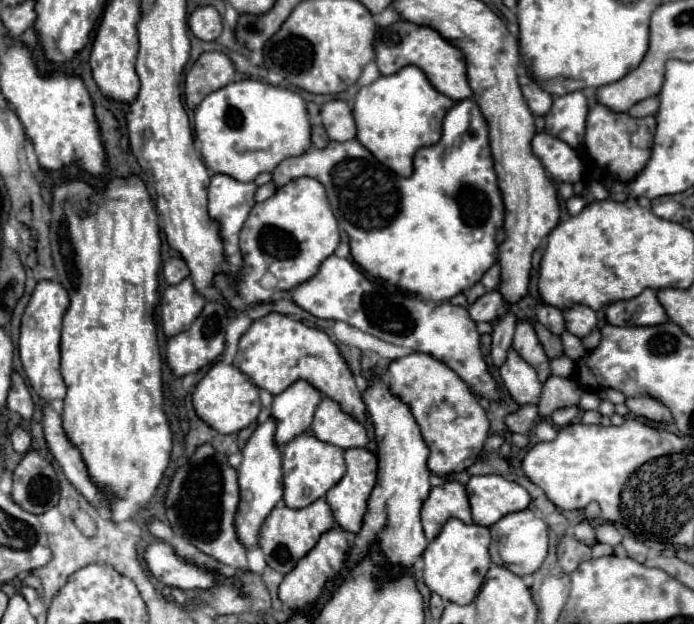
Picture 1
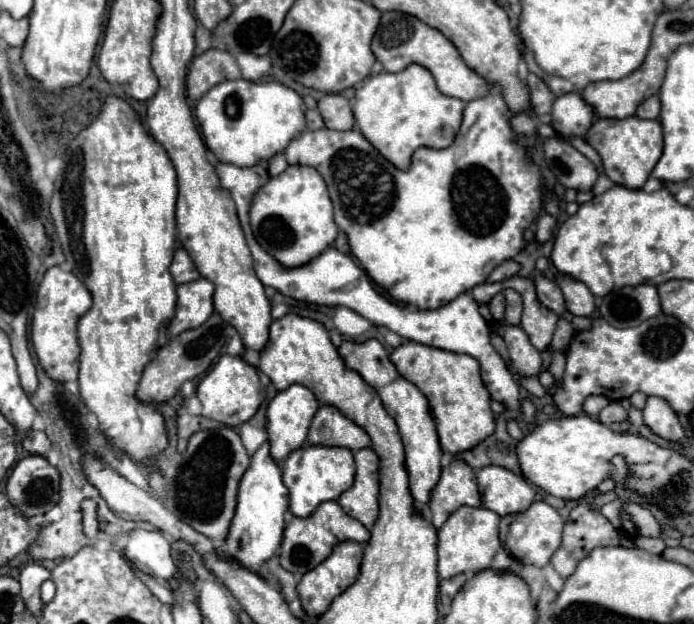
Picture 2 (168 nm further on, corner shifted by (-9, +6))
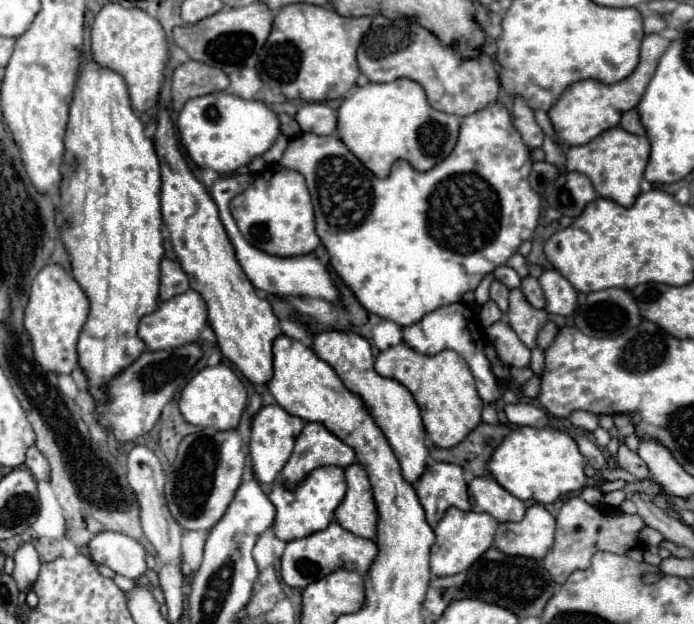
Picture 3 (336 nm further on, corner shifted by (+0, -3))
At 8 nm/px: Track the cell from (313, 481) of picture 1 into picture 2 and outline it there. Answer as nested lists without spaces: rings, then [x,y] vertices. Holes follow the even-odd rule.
[[[302,446],[294,450],[282,464],[282,482],[290,492],[290,512],[298,518],[308,518],[328,500],[338,500],[354,482],[354,456],[348,448]]]

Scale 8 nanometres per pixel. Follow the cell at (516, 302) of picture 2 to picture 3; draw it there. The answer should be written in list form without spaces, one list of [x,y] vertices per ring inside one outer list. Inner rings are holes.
[[[493,281],[491,283],[491,299],[499,305],[499,309],[503,313],[507,313],[507,307],[509,307],[509,289],[505,285],[501,285],[499,281]]]

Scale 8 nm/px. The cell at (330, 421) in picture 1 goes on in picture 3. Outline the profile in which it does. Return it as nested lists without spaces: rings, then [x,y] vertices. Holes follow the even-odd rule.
[[[305,423],[301,435],[295,441],[293,455],[281,471],[281,479],[293,487],[315,467],[347,467],[351,463],[355,463],[355,451],[349,445],[337,439],[321,423]]]

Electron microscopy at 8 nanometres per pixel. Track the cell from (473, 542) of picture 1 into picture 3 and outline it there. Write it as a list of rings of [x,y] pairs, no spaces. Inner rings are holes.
[[[451,507],[435,527],[437,541],[431,547],[431,573],[435,577],[445,577],[469,569],[469,565],[473,565],[473,561],[477,561],[481,553],[485,553],[485,549],[491,547],[495,529],[497,521],[489,513],[461,511],[457,507]]]

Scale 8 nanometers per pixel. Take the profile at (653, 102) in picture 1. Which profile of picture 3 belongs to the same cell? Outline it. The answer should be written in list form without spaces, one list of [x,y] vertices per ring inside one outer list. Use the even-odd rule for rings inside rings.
[[[635,109],[631,111],[625,111],[623,117],[621,117],[621,127],[629,133],[635,133],[635,135],[645,135],[645,127],[641,125],[639,121],[639,113]]]

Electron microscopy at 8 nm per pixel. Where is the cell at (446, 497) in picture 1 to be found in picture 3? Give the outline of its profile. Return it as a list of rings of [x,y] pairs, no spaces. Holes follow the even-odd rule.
[[[433,463],[413,485],[417,497],[425,509],[427,523],[435,529],[449,507],[469,511],[467,483],[463,479],[463,469],[455,463]]]

